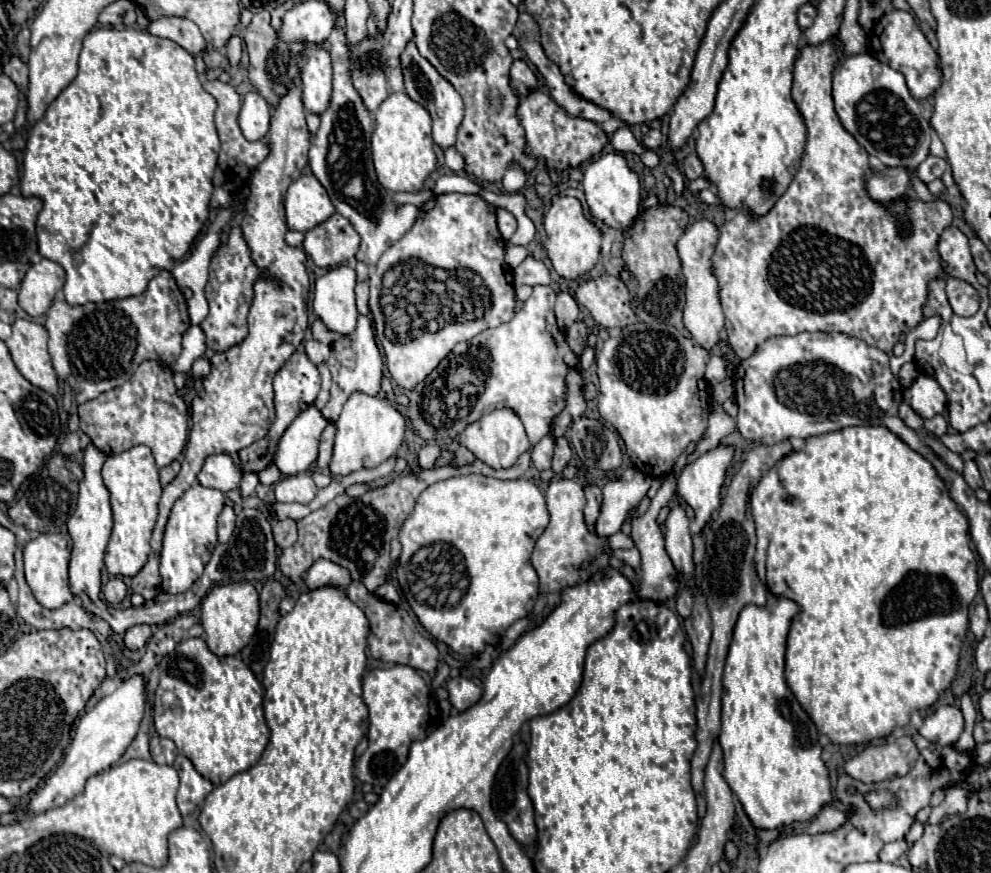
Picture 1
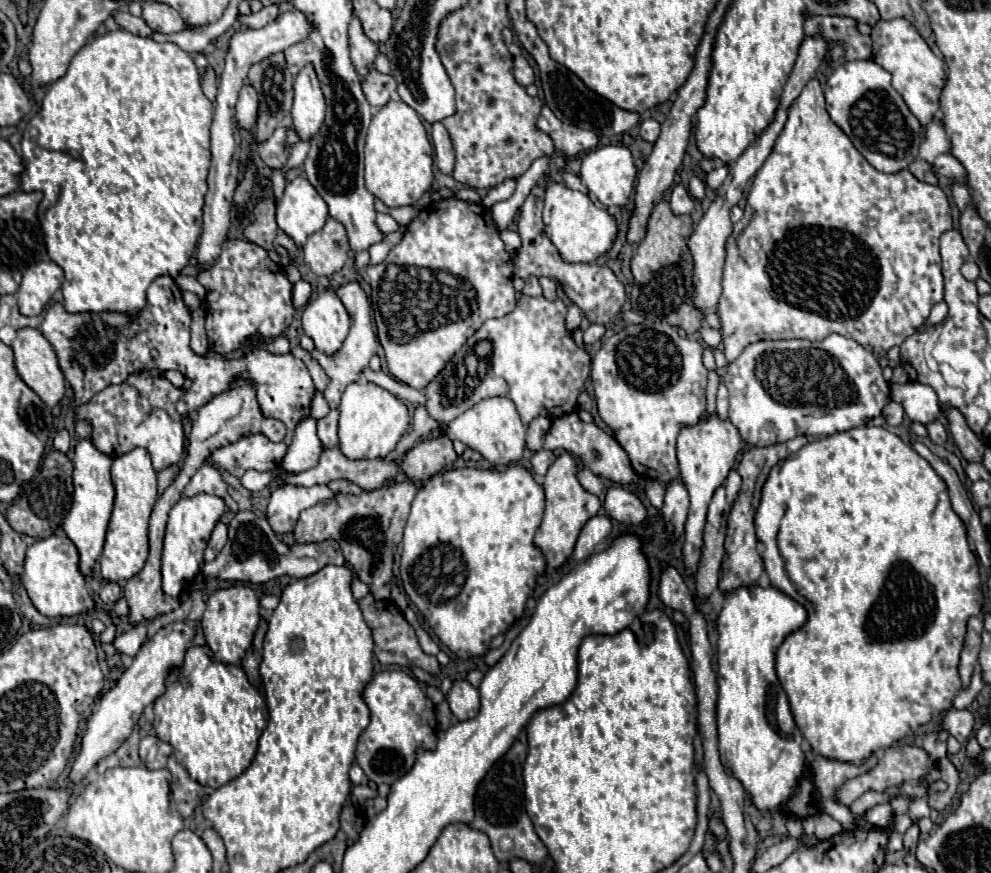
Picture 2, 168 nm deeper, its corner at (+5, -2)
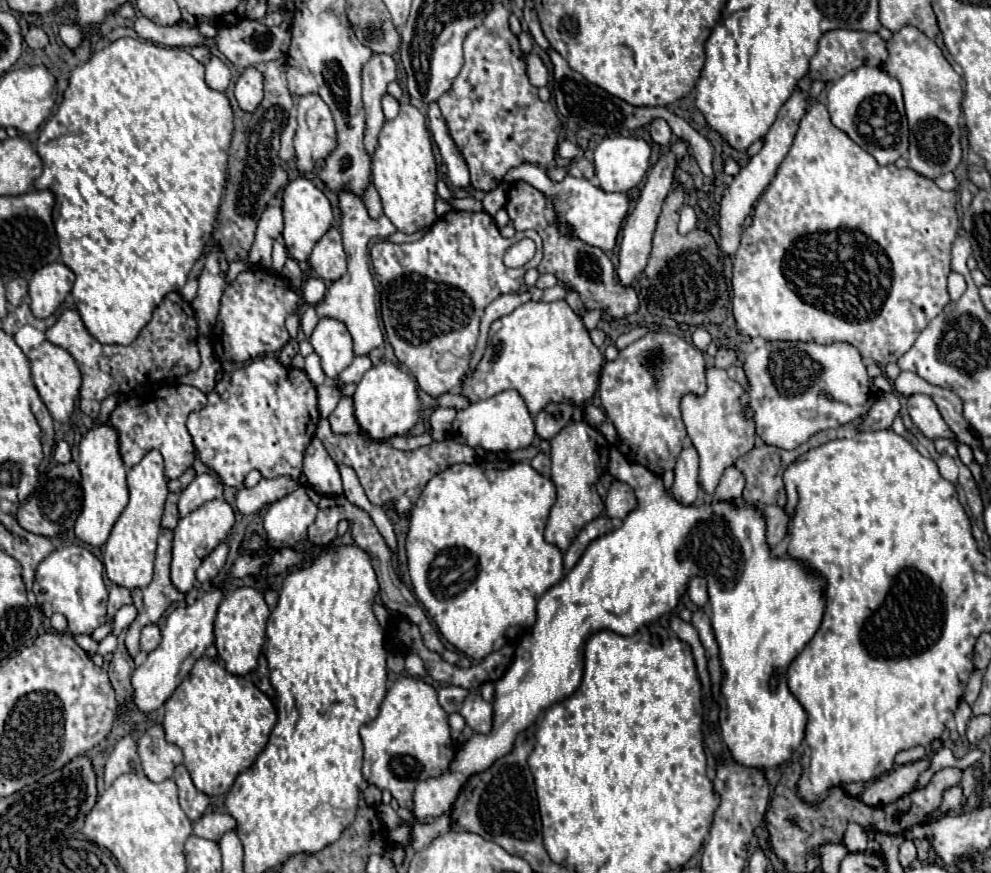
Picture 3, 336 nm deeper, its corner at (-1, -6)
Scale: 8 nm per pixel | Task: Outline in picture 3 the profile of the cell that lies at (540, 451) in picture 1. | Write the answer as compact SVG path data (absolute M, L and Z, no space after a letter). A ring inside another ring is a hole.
M548 403L542 411L538 411L534 415L534 423L536 423L536 433L550 441L554 435L558 435L558 431L562 431L562 427L566 427L566 423L572 419L574 413L572 403Z

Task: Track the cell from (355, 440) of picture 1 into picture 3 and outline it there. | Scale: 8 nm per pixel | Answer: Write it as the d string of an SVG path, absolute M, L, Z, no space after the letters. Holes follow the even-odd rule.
M382 361L364 373L354 393L354 407L358 425L368 433L370 439L388 439L410 431L420 417L422 405L414 377L402 365Z

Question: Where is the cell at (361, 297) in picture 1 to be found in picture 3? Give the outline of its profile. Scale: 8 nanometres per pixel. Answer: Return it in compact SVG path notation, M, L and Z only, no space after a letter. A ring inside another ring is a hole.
M402 103L398 117L384 123L378 137L378 149L372 155L372 183L382 199L384 215L398 231L414 233L436 221L436 181L436 161L426 129L426 117L414 105Z

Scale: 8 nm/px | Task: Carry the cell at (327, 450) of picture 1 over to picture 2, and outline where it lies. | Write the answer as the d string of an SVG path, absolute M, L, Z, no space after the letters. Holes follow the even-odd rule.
M330 411L326 417L318 421L318 437L324 449L332 449L338 445L338 411Z

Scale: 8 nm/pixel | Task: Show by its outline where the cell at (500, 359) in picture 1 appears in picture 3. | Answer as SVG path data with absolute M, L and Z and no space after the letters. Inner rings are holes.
M528 301L490 325L486 353L474 375L464 381L462 395L476 403L500 391L516 389L532 415L558 399L574 399L580 405L592 399L602 363L604 355L566 301Z

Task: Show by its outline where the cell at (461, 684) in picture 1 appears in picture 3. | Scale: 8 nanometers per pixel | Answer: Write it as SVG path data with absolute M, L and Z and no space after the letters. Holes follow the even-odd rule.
M470 693L460 709L460 715L464 717L466 725L474 731L474 733L484 733L488 735L492 731L492 705L488 701L484 701L478 693Z

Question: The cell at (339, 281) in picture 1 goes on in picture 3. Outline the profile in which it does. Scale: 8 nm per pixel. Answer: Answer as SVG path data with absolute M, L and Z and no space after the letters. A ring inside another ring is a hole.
M320 319L310 343L322 361L322 371L328 379L338 379L338 375L352 363L354 351L350 343L350 333L346 325L336 319Z

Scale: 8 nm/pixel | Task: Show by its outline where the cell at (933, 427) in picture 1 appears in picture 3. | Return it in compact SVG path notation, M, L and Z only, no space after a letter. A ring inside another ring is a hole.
M936 439L936 441L934 441L934 445L936 445L936 451L938 451L940 455L958 457L958 453L956 453L956 445L954 445L952 441L948 441L948 439Z

